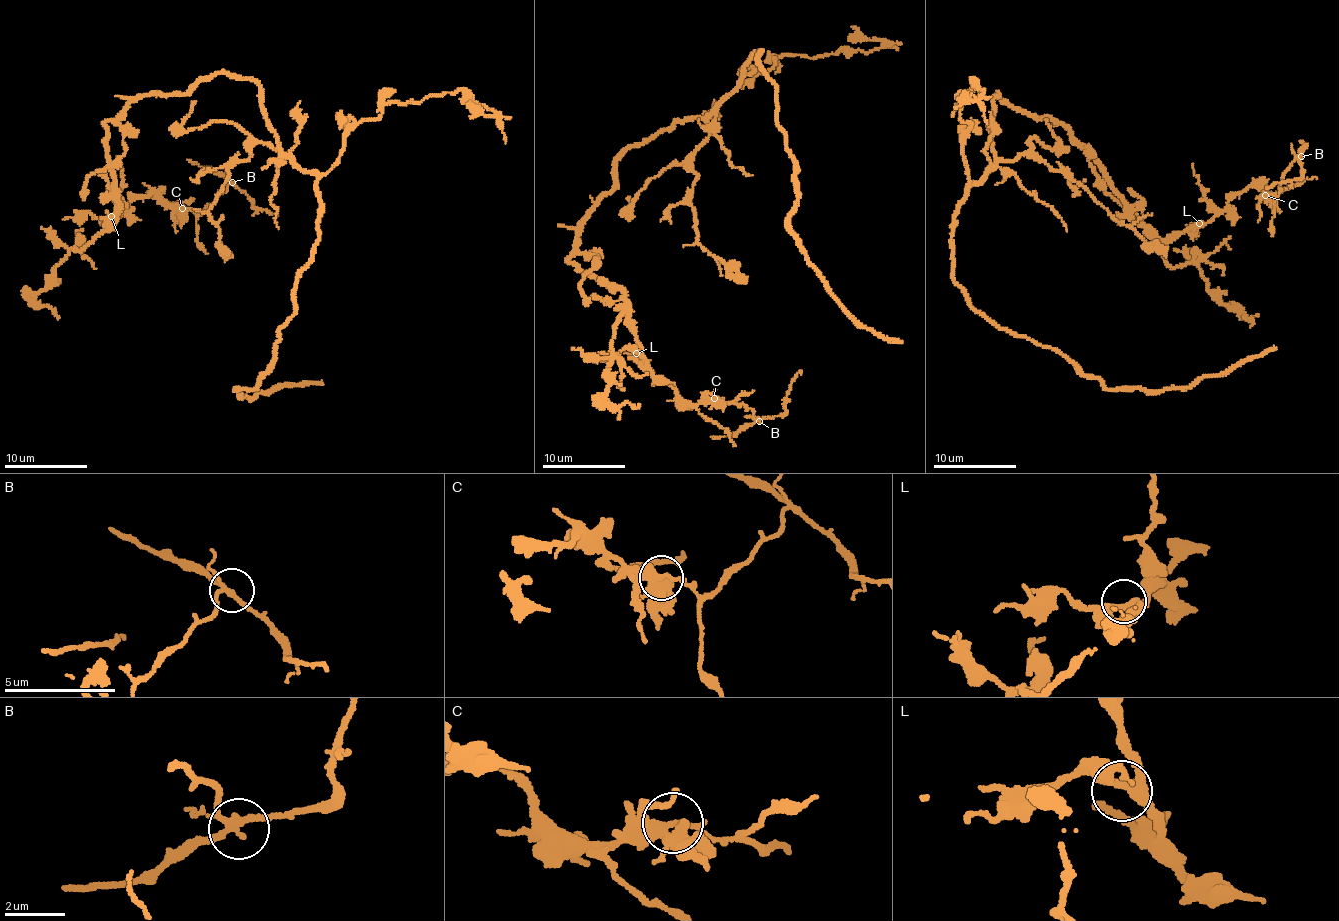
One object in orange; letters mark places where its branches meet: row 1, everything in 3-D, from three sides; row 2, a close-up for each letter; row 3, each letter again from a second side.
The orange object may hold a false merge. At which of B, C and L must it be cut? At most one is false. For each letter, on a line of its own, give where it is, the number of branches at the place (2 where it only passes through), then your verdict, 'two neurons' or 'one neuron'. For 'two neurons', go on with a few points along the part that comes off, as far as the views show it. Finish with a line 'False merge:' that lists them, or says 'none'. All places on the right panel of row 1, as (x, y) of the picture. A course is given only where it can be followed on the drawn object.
B: at (1301, 156); 4 branches meet; one neuron
C: at (1265, 195); 3 branches meet; two neurons; foreign part runs (1264, 195), (1278, 196), (1283, 175), (1299, 158), (1301, 176), (1267, 188)
L: at (1199, 223); 3 branches meet; one neuron
False merge: C

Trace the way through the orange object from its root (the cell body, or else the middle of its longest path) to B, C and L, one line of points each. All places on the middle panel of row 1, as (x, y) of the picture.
B: (664, 130), (617, 161), (569, 260), (623, 291), (654, 377), (693, 404), (747, 406), (759, 421)
C: (664, 130), (617, 161), (612, 188), (569, 260), (623, 291), (626, 322), (654, 377), (693, 404), (713, 397)
L: (664, 130), (617, 161), (612, 188), (569, 260), (623, 291), (636, 353)

